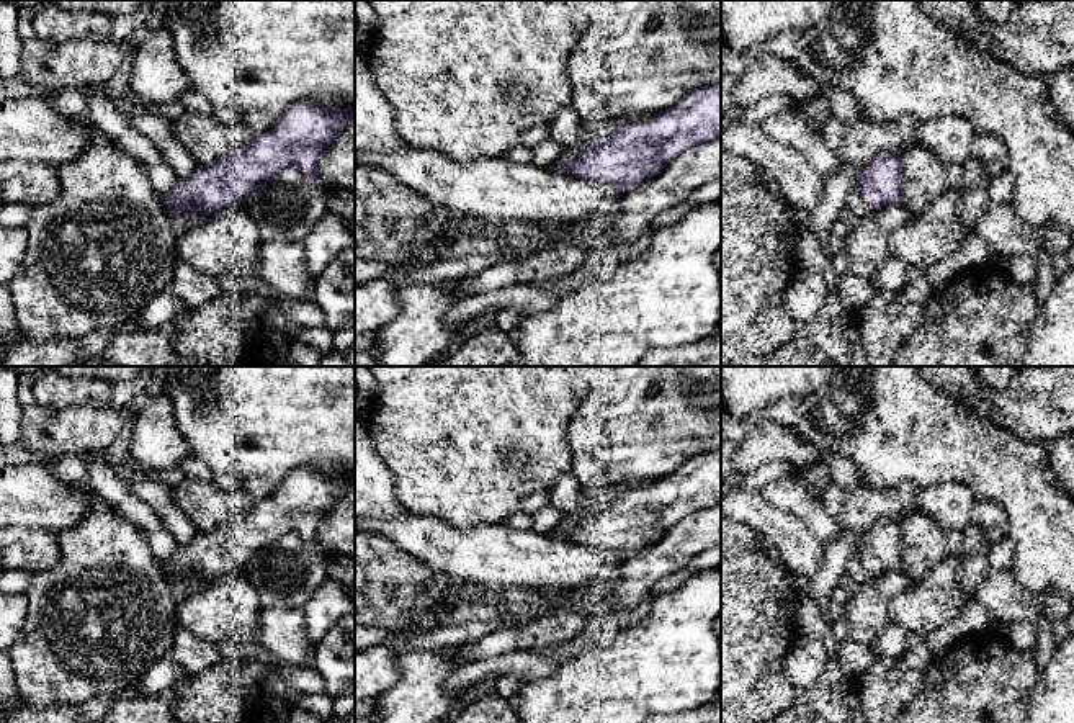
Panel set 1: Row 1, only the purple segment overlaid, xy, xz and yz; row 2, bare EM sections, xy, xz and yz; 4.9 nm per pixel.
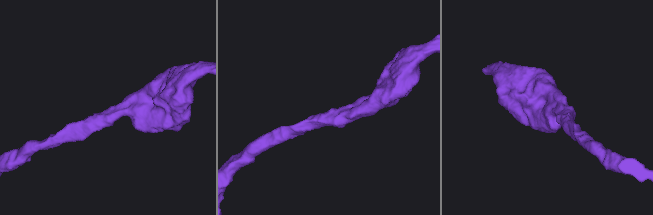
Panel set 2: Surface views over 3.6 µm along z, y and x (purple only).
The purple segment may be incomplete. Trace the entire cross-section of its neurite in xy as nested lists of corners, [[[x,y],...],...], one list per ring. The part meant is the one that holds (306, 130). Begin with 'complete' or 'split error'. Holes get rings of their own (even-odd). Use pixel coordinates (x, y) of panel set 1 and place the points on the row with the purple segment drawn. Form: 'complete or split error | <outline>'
complete | [[[296,101],[270,131],[248,137],[245,147],[237,147],[214,164],[198,165],[190,177],[178,178],[168,193],[159,195],[178,221],[185,211],[211,214],[234,206],[289,165],[320,182],[319,157],[351,121],[353,108]]]

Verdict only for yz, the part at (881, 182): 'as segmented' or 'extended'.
as segmented

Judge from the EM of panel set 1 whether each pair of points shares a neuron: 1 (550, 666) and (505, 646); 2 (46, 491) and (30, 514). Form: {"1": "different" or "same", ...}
{"1": "different", "2": "same"}

